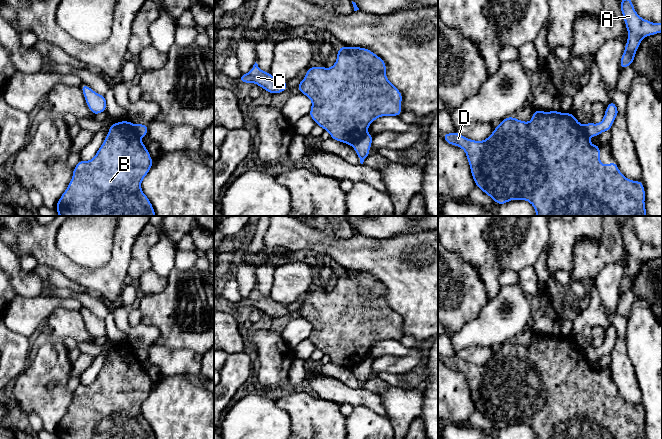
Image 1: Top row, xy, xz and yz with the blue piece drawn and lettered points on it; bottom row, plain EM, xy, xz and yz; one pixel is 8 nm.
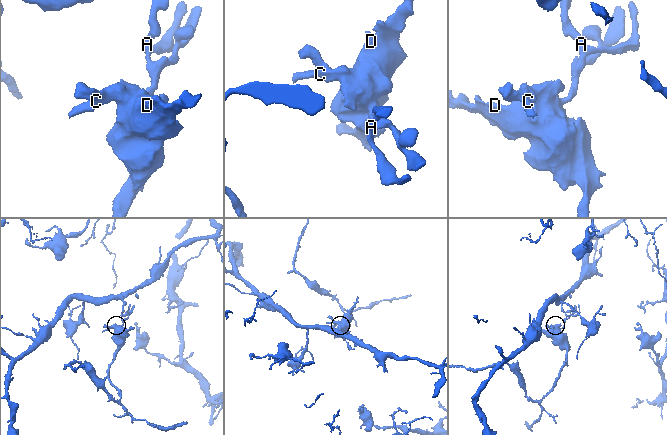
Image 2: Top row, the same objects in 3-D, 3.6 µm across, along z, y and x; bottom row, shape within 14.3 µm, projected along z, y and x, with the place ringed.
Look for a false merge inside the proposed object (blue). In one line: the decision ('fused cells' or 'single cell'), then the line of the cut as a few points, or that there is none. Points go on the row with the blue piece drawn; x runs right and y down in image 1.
fused cells | xz (367, 133), (351, 144)

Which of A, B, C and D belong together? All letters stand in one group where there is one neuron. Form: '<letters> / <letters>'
A / B C D

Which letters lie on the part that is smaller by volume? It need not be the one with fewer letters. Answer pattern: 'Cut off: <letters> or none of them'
Cut off: B, C, D

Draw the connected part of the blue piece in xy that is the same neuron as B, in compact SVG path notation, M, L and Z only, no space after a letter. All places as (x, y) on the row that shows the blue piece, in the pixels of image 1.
M130 121L109 127L96 155L90 161L80 160L73 169L72 179L56 204L59 216L156 216L141 190L141 182L153 164L146 146Z

